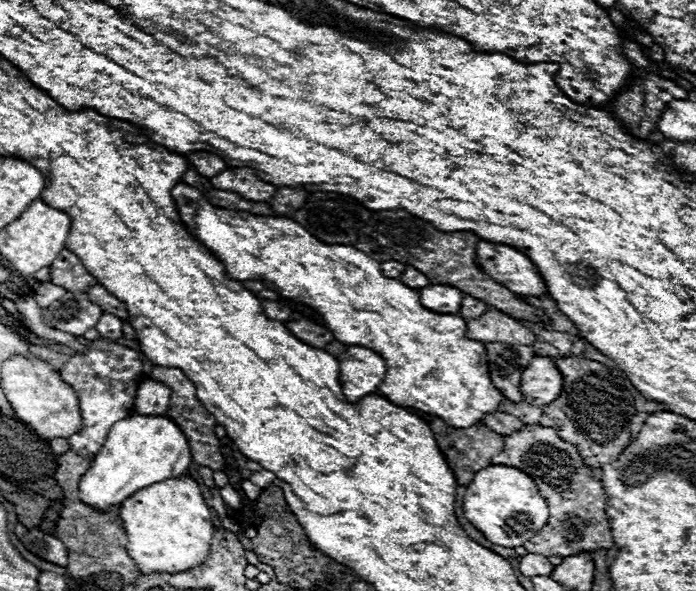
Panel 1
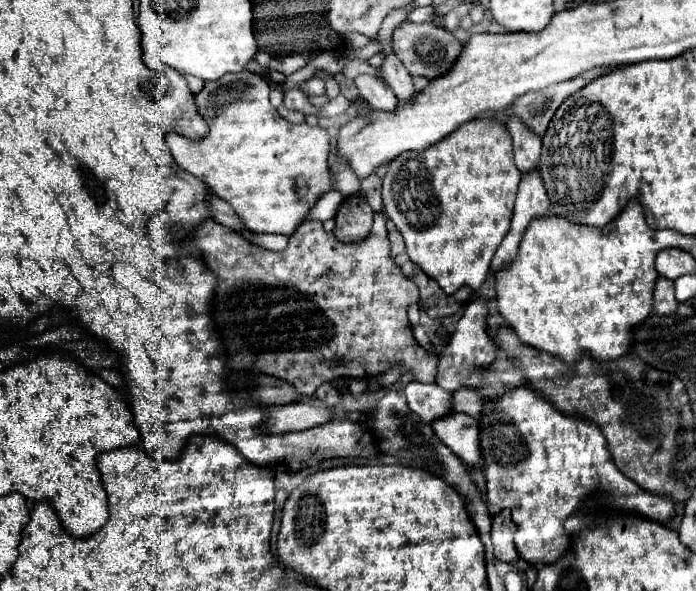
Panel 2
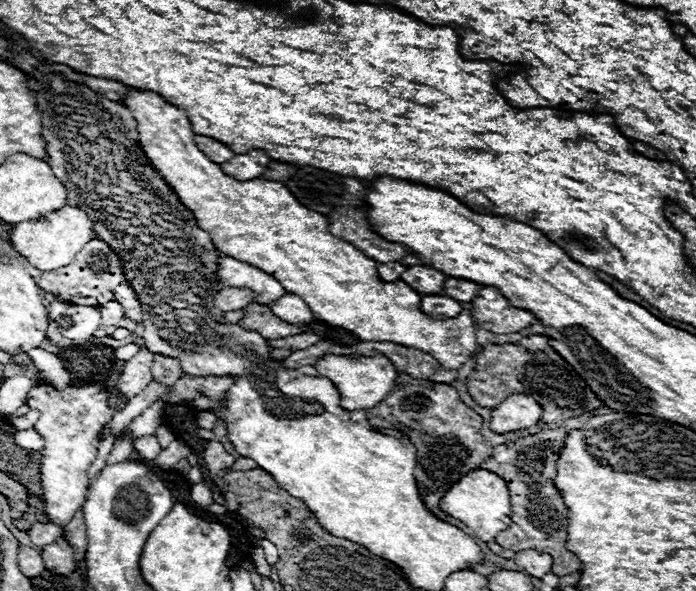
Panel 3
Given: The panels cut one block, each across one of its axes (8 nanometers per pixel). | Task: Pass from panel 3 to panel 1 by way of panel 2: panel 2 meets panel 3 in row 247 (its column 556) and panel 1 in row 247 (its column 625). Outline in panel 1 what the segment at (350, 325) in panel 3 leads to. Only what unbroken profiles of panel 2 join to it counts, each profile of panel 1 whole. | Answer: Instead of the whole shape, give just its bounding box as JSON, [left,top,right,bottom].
[172,182,504,428]

